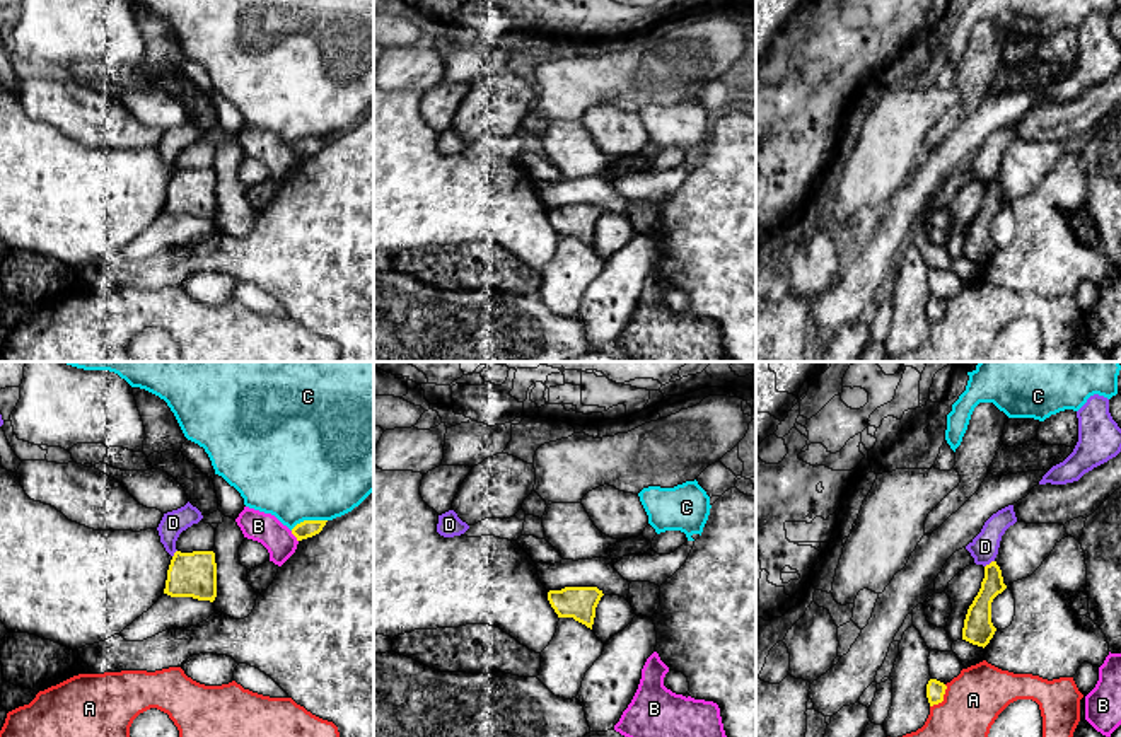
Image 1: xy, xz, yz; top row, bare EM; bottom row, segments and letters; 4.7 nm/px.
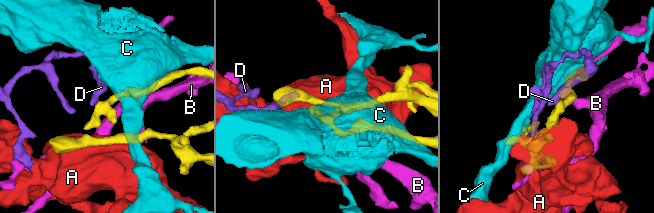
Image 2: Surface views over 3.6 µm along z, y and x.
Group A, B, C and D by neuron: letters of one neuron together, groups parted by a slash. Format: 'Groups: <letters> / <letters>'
Groups: A / B / C / D

